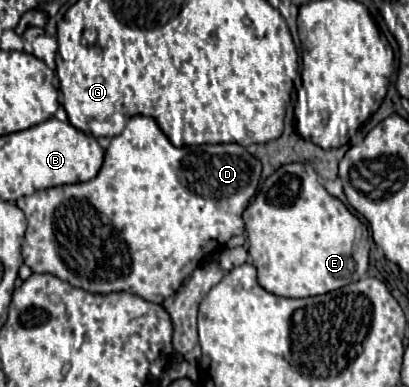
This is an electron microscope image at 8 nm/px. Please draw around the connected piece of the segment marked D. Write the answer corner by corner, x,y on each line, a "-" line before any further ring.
136,116
130,118
130,122
126,124
124,132
120,136
114,136
108,150
106,150
106,158
102,164
102,170
98,172
98,176
90,182
80,182
80,184
68,184
68,186
56,186
56,188
48,188
48,190
38,190
32,196
24,196
18,198
16,204
18,208
26,214
28,220
28,230
26,230
26,238
22,244
22,258
24,264
32,268
32,272
40,272
40,274
52,274
60,280
70,282
72,286
78,286
82,290
94,292
94,294
110,294
110,292
128,292
134,296
140,296
148,302
156,302
162,304
168,296
172,296
180,284
194,272
194,268
198,268
198,264
204,260
204,256
208,252
218,250
218,246
226,246
226,242
232,236
244,234
244,220
242,220
242,212
246,210
246,206
250,204
252,196
256,194
258,188
258,180
260,180
260,172
262,172
262,164
256,156
252,156
244,146
240,144
202,144
202,162
200,162
200,146
184,146
184,148
176,148
166,134
160,130
160,126
156,124
154,118
148,116

